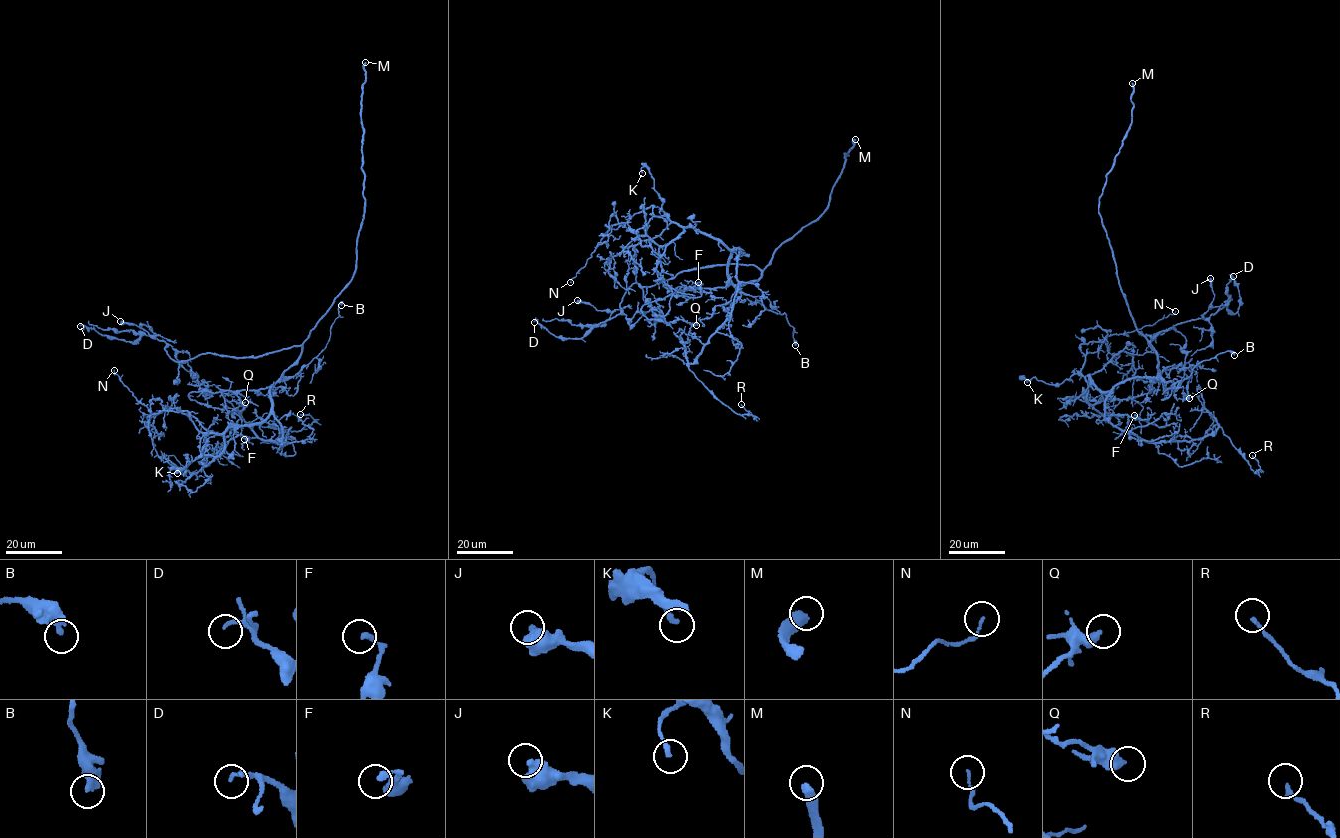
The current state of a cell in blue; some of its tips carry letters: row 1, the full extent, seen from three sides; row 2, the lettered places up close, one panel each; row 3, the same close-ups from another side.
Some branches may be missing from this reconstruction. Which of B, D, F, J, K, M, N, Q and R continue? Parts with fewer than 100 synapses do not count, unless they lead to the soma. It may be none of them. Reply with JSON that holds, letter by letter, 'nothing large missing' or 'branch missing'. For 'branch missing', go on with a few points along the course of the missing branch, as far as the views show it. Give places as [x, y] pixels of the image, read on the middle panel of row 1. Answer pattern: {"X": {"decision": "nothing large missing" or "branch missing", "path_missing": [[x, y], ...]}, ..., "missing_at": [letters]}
{"B": {"decision": "nothing large missing"}, "D": {"decision": "nothing large missing"}, "F": {"decision": "nothing large missing"}, "J": {"decision": "nothing large missing"}, "K": {"decision": "nothing large missing"}, "M": {"decision": "branch missing", "path_missing": [[855, 139], [861, 129], [866, 67]]}, "N": {"decision": "nothing large missing"}, "Q": {"decision": "nothing large missing"}, "R": {"decision": "nothing large missing"}, "missing_at": ["M"]}

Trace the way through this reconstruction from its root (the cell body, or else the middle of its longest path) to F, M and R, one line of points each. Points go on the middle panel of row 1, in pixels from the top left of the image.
F: (760, 278), (733, 284), (730, 250), (688, 226), (666, 246), (656, 273), (675, 295), (699, 297), (698, 282)
M: (760, 278), (779, 246), (817, 219), (826, 208), (832, 189), (843, 170), (845, 153), (847, 155), (855, 139)
R: (760, 278), (733, 284), (730, 251), (740, 252), (731, 315), (689, 365), (731, 409), (753, 416), (741, 404)

